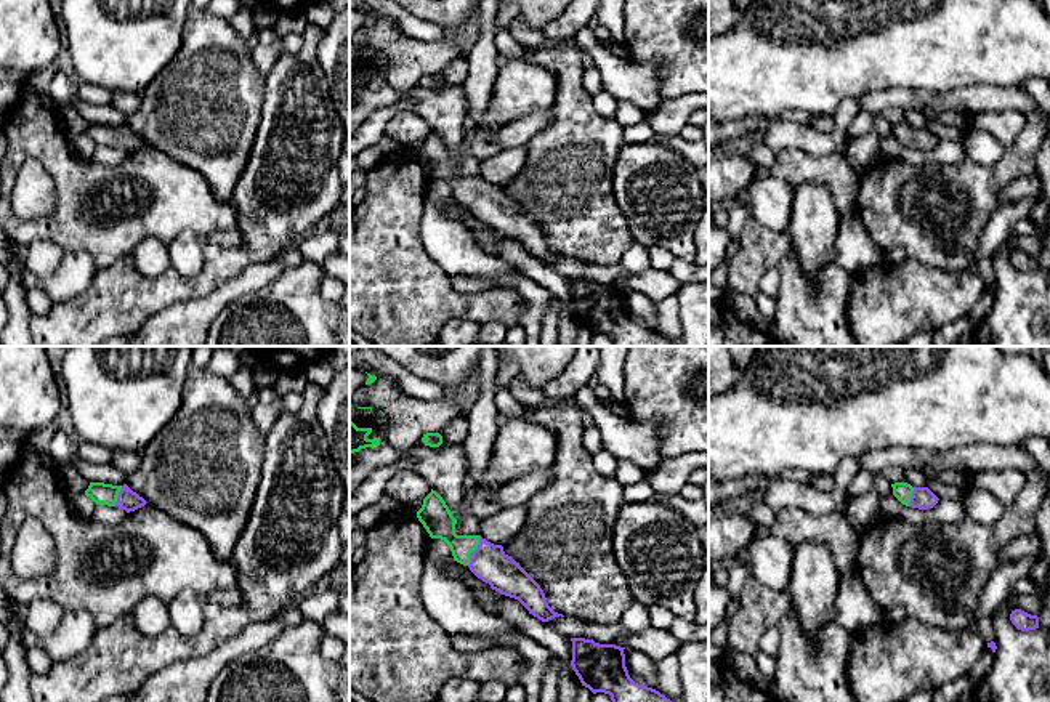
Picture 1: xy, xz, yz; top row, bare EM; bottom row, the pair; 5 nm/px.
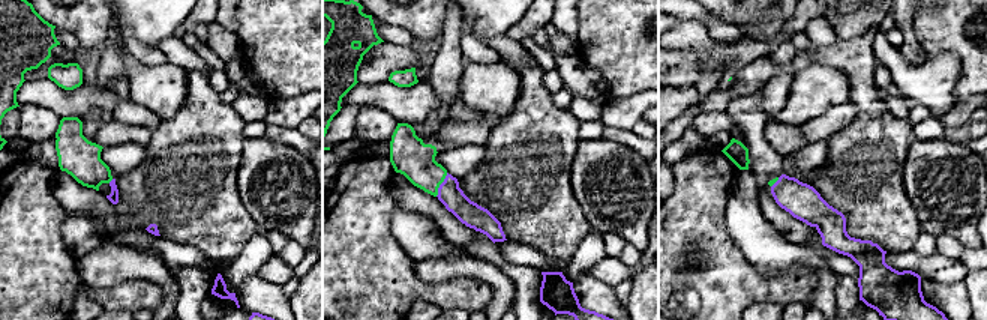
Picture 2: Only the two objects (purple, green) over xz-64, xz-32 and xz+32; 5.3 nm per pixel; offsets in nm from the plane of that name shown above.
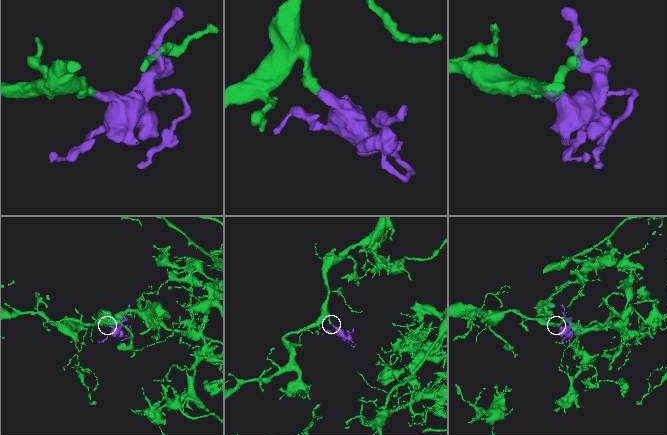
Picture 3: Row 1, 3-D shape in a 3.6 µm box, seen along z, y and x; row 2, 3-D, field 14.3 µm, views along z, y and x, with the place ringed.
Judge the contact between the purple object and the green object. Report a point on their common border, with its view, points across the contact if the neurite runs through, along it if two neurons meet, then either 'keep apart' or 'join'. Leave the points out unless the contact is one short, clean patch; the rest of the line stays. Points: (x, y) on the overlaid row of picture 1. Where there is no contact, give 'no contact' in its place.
meets purple in xz at (475, 550); runs through xz (489, 563), (475, 550), (464, 548), (436, 518); join

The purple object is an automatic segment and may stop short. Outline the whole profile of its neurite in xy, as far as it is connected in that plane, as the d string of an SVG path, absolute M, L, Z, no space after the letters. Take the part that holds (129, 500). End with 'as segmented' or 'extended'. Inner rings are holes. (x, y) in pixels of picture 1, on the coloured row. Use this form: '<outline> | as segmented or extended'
M90 482L85 495L90 497L96 505L103 503L107 506L119 506L127 513L135 511L147 503L127 484L112 486L104 482Z | extended

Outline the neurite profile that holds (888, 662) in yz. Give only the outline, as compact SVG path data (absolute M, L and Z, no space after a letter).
M904 619L901 623L880 620L864 630L851 633L846 668L850 689L856 702L906 702L917 692L935 692L946 683L968 676L986 648L987 643L975 628L952 631L930 627L912 619Z

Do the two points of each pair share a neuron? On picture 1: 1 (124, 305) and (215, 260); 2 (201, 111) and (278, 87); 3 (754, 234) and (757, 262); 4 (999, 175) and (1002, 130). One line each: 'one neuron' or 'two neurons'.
1: one neuron
2: two neurons
3: one neuron
4: two neurons

